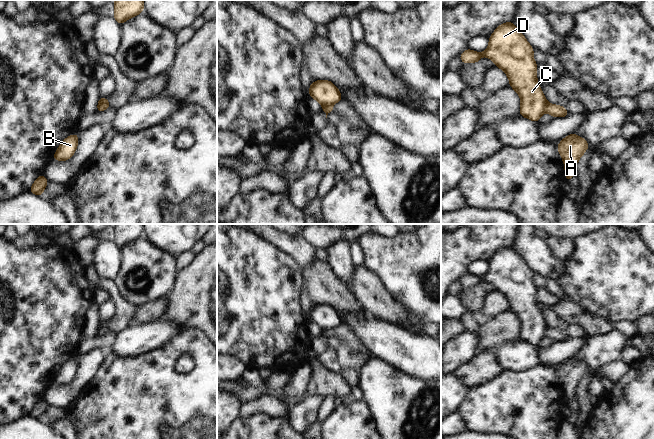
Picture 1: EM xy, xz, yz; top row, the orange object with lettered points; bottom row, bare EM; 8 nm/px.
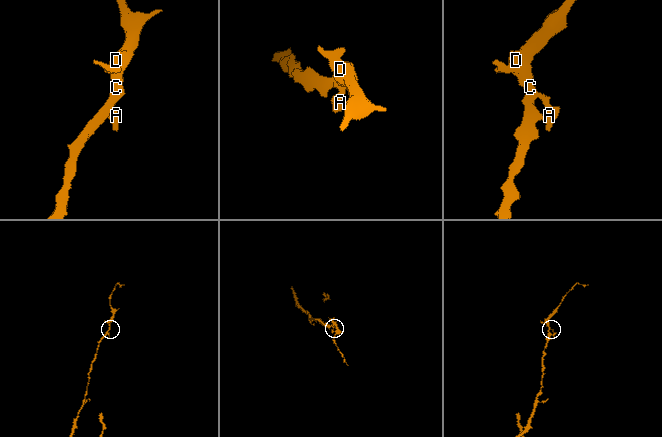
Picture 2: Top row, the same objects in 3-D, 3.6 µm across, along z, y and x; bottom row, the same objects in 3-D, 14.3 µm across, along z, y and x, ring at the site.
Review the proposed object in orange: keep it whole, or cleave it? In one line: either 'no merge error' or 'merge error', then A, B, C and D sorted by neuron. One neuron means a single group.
merge error | A / B C D

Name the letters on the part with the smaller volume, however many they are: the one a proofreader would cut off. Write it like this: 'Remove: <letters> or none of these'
Remove: A

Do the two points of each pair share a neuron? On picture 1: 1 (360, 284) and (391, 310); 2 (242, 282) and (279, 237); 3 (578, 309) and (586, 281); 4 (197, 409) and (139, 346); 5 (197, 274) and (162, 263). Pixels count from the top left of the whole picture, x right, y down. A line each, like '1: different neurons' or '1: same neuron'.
1: same neuron
2: different neurons
3: different neurons
4: different neurons
5: different neurons

